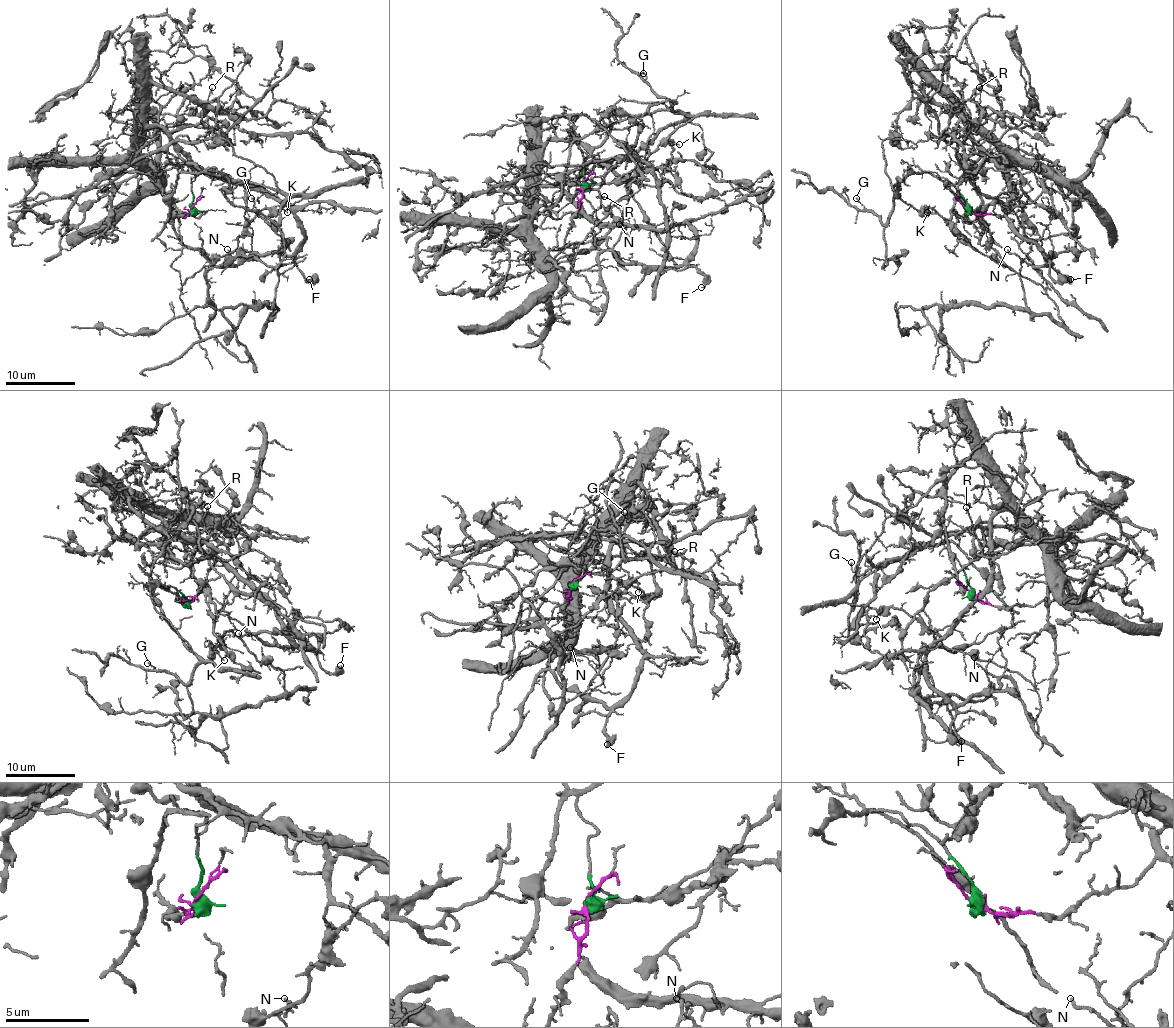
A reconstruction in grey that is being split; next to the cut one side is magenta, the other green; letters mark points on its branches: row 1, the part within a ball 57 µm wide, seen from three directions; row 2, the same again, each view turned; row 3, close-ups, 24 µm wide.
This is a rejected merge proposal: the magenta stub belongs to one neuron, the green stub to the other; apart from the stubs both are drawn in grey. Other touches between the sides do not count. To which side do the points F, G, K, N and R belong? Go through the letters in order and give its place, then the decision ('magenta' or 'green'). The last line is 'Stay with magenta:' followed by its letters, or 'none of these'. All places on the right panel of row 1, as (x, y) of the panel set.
F: place (1070, 279); magenta
G: place (856, 198); green
K: place (927, 212); green
N: place (1007, 249); magenta
R: place (979, 87); magenta
Stay with magenta: F, N, R

